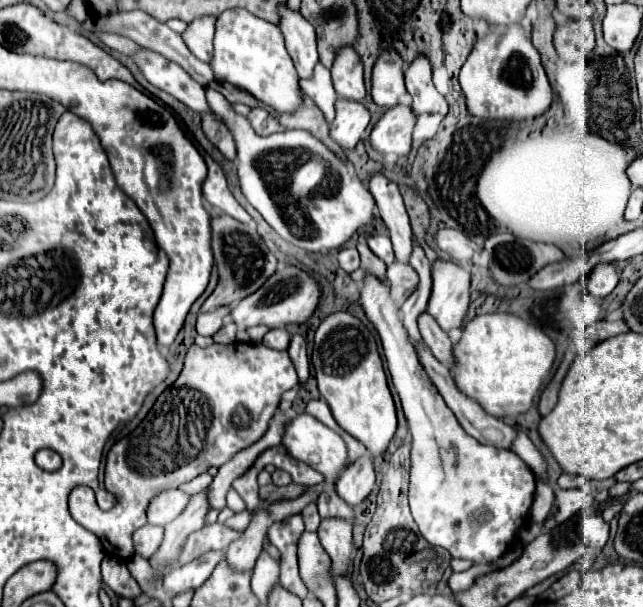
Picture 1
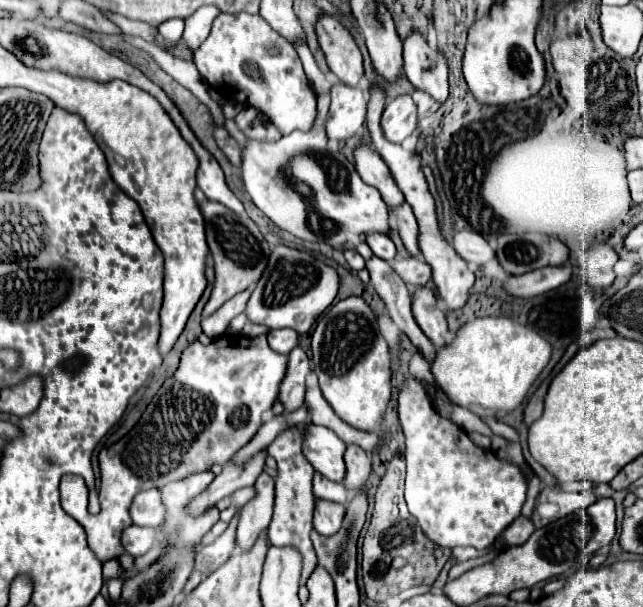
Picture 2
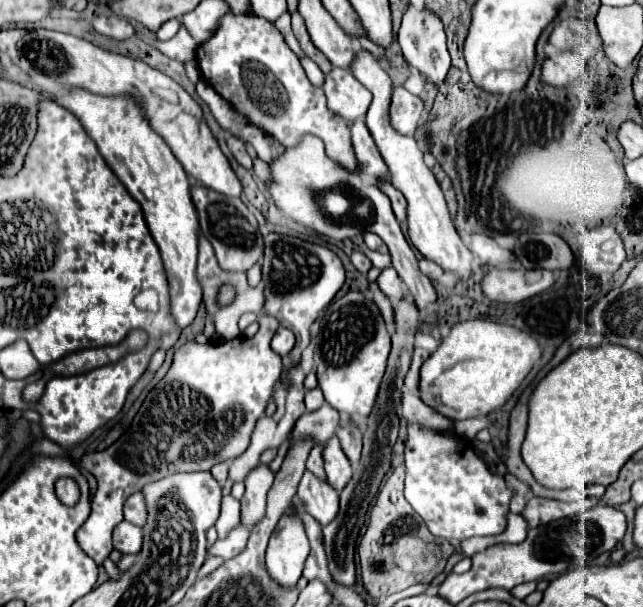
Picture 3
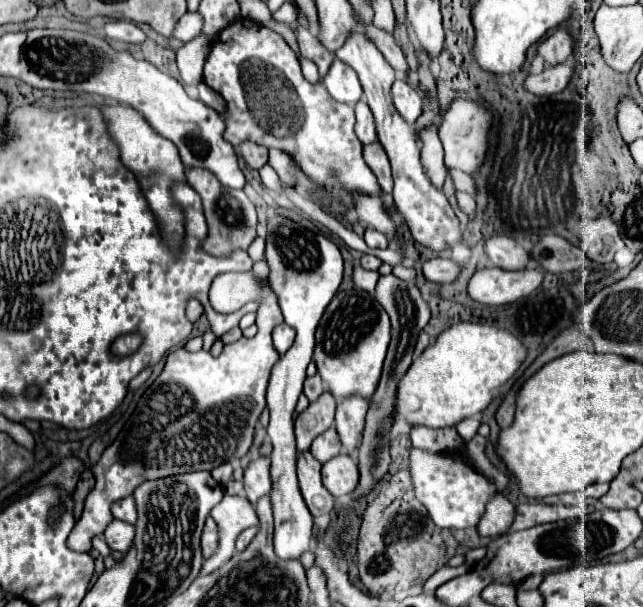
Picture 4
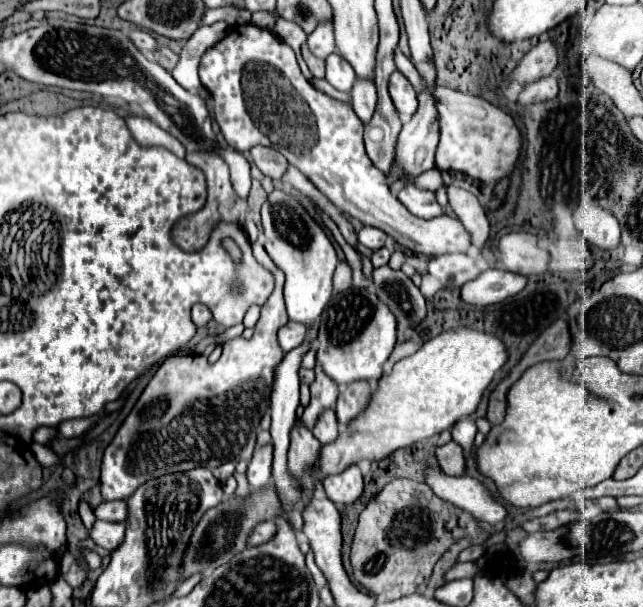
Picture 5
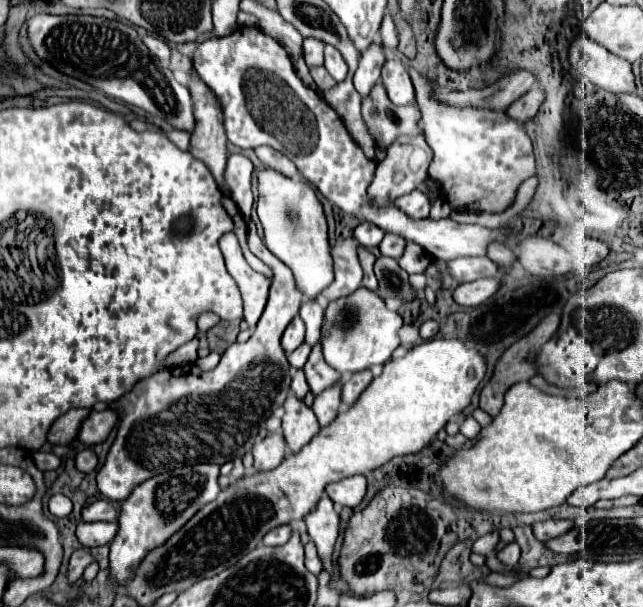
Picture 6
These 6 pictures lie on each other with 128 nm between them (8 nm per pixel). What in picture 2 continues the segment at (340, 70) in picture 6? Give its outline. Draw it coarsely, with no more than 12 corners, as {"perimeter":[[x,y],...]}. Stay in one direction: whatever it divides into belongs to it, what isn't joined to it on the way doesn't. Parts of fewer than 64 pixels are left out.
{"perimeter":[[332,86],[330,140],[352,138],[366,122],[360,88]]}

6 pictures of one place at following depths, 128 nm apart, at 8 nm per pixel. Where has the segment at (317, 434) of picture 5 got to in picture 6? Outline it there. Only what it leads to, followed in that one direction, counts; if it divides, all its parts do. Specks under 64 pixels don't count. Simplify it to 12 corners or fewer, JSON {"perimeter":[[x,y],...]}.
{"perimeter":[[340,386],[316,396],[312,410],[320,428],[340,410]]}

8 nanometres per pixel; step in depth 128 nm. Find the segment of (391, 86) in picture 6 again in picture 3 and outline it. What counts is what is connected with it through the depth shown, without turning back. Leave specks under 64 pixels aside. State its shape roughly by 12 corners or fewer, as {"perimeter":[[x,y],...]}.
{"perimeter":[[398,86],[392,92],[390,124],[412,136],[422,100]]}

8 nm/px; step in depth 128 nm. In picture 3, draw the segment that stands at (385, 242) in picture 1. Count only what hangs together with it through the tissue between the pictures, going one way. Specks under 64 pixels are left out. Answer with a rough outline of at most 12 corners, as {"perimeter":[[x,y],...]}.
{"perimeter":[[370,232],[364,234],[364,242],[370,250],[388,254],[388,246]]}

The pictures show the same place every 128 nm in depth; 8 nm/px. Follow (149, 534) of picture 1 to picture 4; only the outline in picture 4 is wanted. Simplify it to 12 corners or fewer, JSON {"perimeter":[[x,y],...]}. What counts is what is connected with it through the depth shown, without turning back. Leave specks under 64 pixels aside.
{"perimeter":[[112,520],[106,544],[126,554],[134,542],[134,526]]}

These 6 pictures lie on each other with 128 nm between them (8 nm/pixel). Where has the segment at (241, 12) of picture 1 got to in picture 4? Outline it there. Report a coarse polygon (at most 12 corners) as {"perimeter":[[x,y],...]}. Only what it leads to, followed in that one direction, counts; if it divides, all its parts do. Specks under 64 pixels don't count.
{"perimeter":[[232,22],[204,64],[224,138],[380,192],[354,108],[276,32]]}

